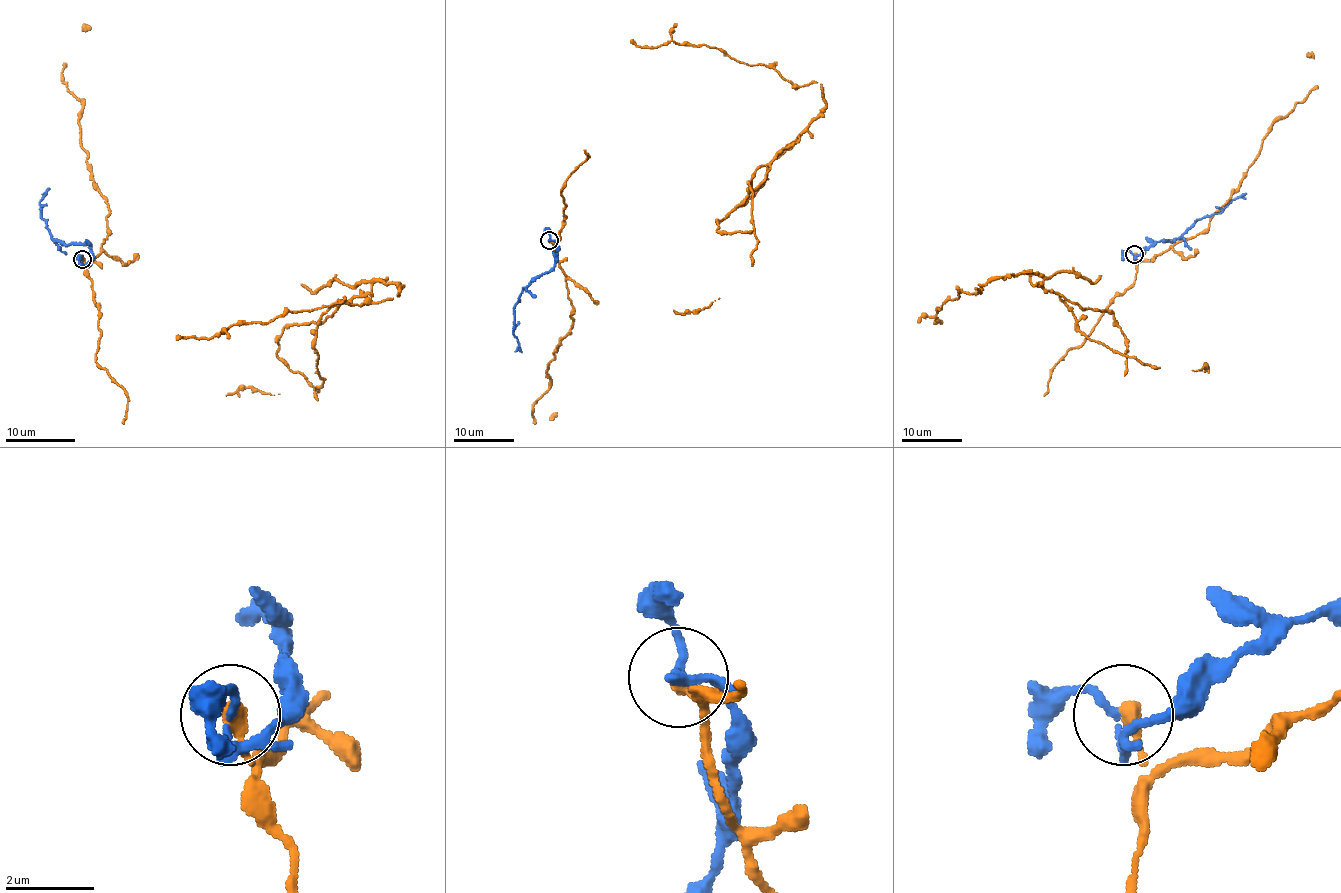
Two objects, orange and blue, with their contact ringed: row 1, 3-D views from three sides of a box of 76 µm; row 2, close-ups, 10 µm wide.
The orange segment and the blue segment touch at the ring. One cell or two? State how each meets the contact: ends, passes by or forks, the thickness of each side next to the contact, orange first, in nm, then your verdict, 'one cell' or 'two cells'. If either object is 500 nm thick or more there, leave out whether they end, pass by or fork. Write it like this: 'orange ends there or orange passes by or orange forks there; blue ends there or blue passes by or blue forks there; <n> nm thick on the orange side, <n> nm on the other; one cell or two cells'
orange ends there; blue passes by; 360 nm thick on the orange side, 150 nm on the other; two cells

